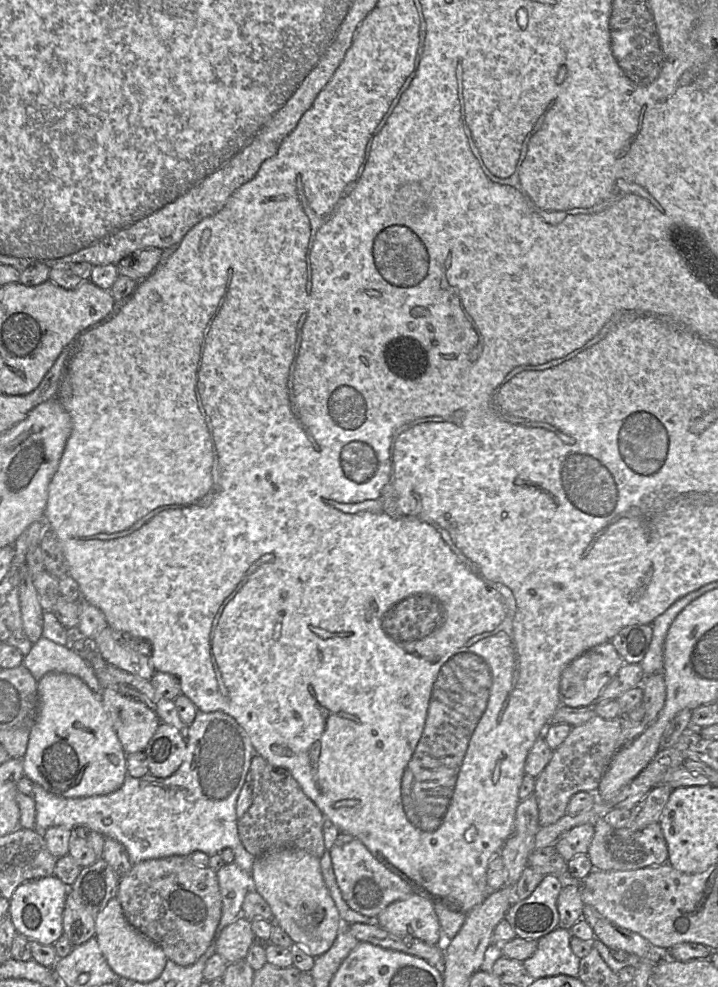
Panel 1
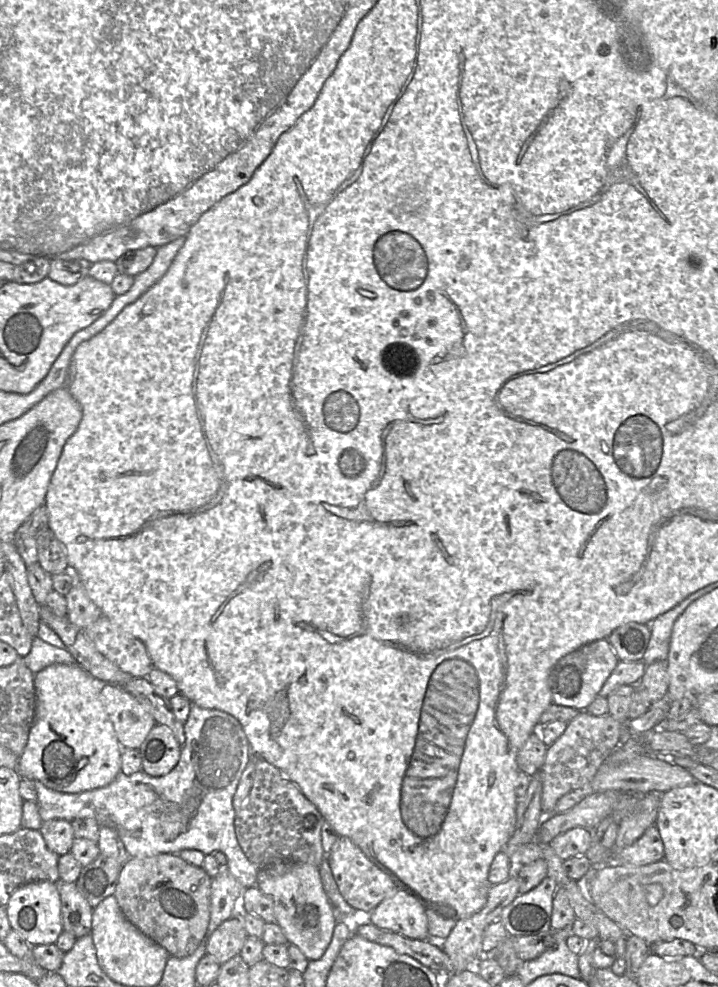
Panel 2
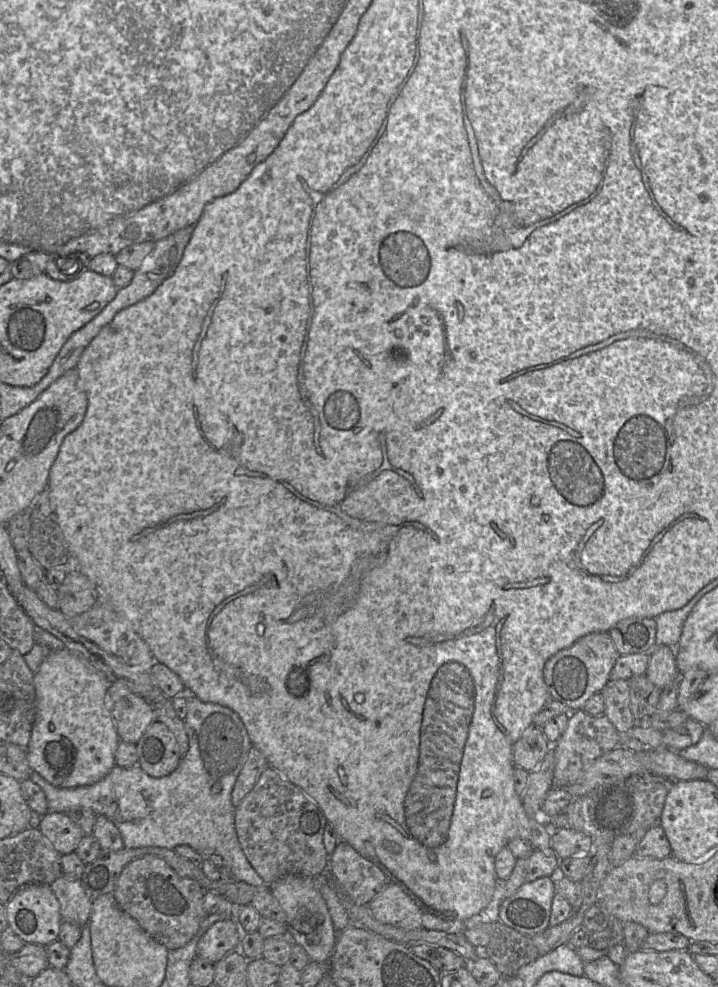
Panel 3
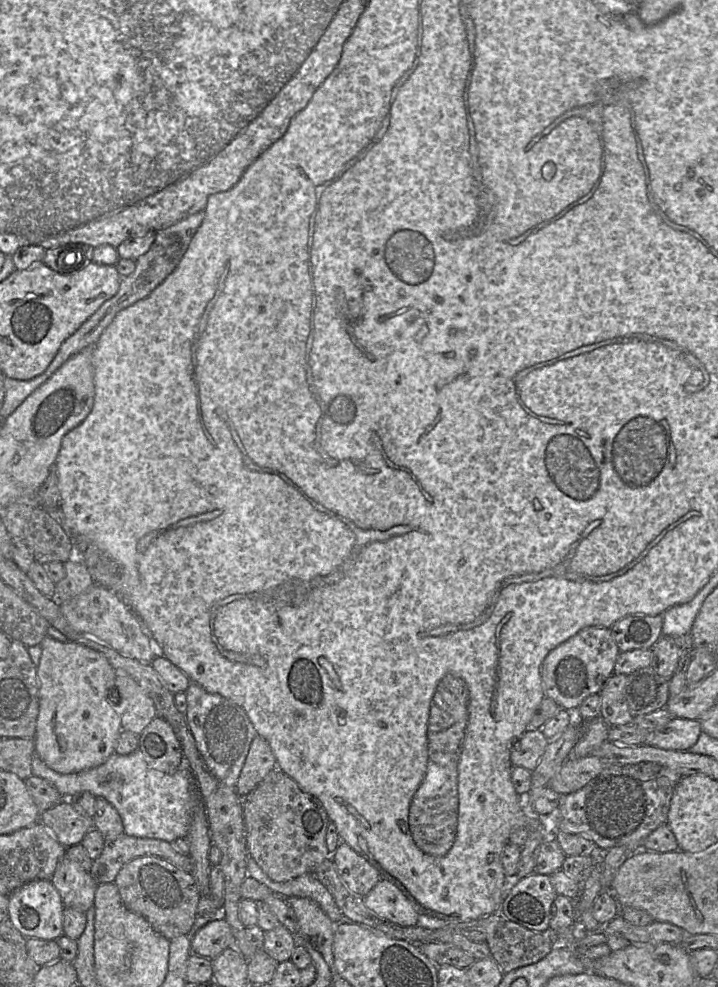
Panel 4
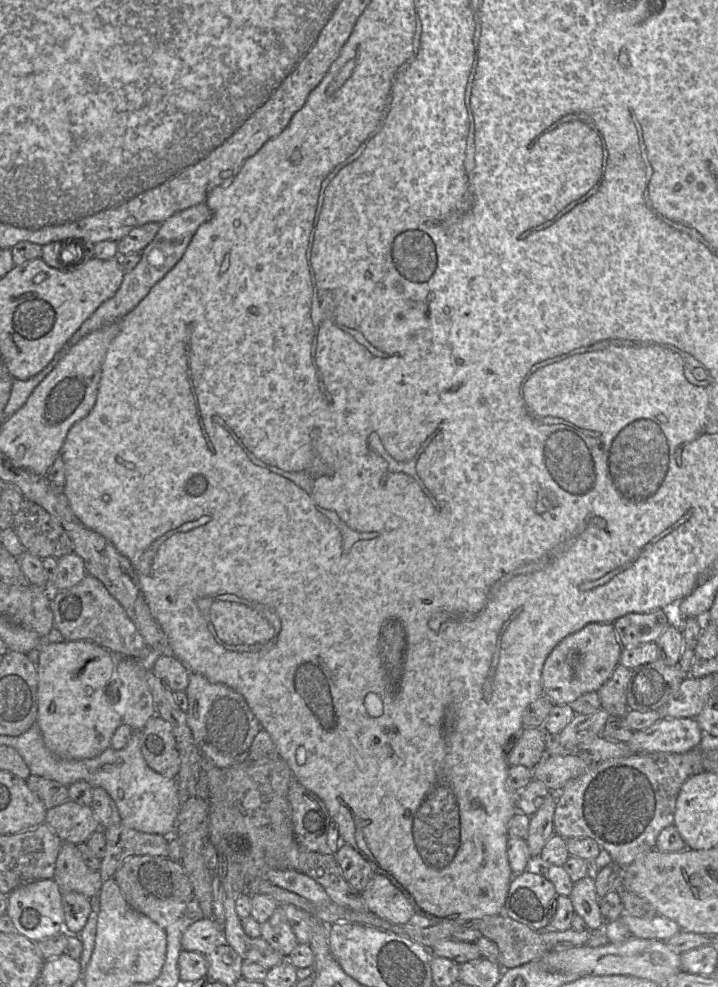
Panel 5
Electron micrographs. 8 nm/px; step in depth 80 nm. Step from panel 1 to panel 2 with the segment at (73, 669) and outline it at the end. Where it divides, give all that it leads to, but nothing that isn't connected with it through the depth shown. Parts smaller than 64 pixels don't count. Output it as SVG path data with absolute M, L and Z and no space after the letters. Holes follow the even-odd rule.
M38 637L33 638L31 650L23 660L34 674L52 664L77 663L66 648L55 647Z

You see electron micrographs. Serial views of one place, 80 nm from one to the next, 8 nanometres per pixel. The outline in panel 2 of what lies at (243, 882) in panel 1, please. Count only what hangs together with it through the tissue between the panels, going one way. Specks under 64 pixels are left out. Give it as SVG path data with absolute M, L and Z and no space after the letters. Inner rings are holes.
M227 866L212 879L210 894L210 920L204 939L209 939L215 929L240 910L244 890L242 884L233 876Z

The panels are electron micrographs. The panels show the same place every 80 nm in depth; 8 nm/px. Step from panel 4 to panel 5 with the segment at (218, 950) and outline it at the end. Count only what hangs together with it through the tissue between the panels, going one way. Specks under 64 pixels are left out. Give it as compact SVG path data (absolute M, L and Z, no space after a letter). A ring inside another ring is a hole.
M203 918L184 932L182 949L203 955L211 953L223 940L223 927L214 918Z

